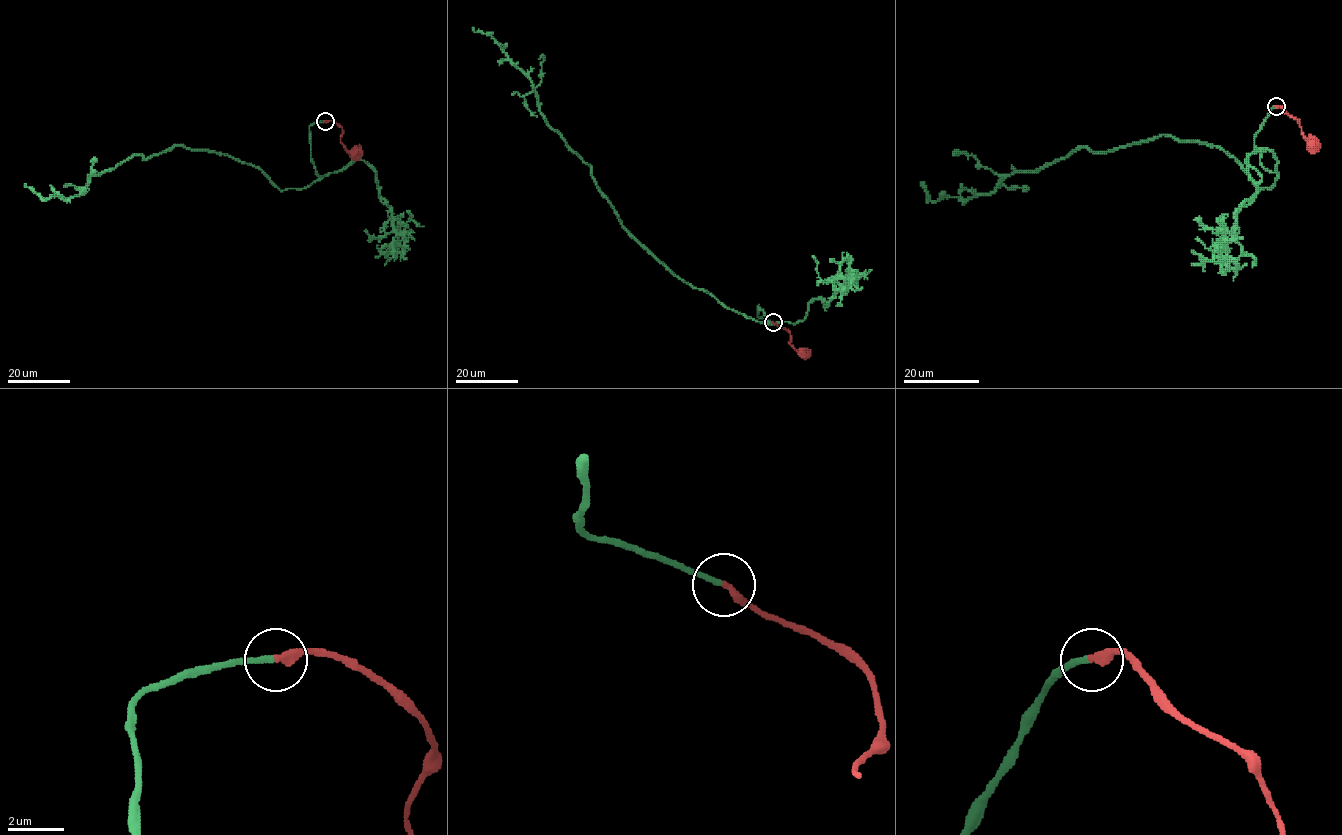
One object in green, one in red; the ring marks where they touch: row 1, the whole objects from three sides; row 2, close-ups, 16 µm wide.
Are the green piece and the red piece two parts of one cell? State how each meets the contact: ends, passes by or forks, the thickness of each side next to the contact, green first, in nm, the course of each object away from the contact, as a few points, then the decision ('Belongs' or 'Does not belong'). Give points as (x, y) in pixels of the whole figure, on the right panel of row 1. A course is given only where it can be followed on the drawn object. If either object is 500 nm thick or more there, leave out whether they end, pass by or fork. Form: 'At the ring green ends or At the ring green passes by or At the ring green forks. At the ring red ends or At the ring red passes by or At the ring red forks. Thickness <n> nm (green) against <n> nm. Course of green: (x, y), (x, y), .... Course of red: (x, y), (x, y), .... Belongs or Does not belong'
At the ring green ends. At the ring red ends. Thickness 190 nm (green) against 320 nm. Course of green: (1276, 106), (1253, 138), (1278, 174), (1262, 189), (1220, 147), (1162, 135), (1078, 147), (963, 199), (920, 184). Course of red: (1276, 106), (1280, 105), (1295, 119), (1310, 143), (1308, 146), (1311, 145). Belongs

